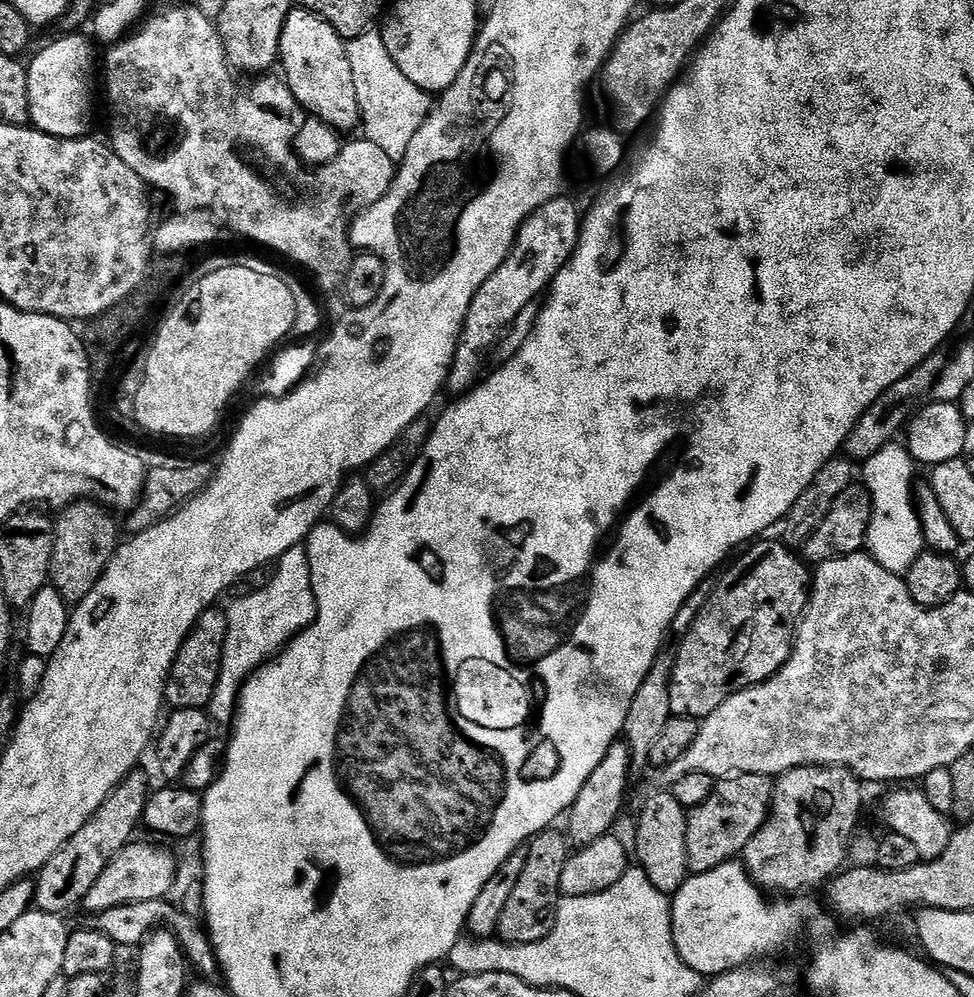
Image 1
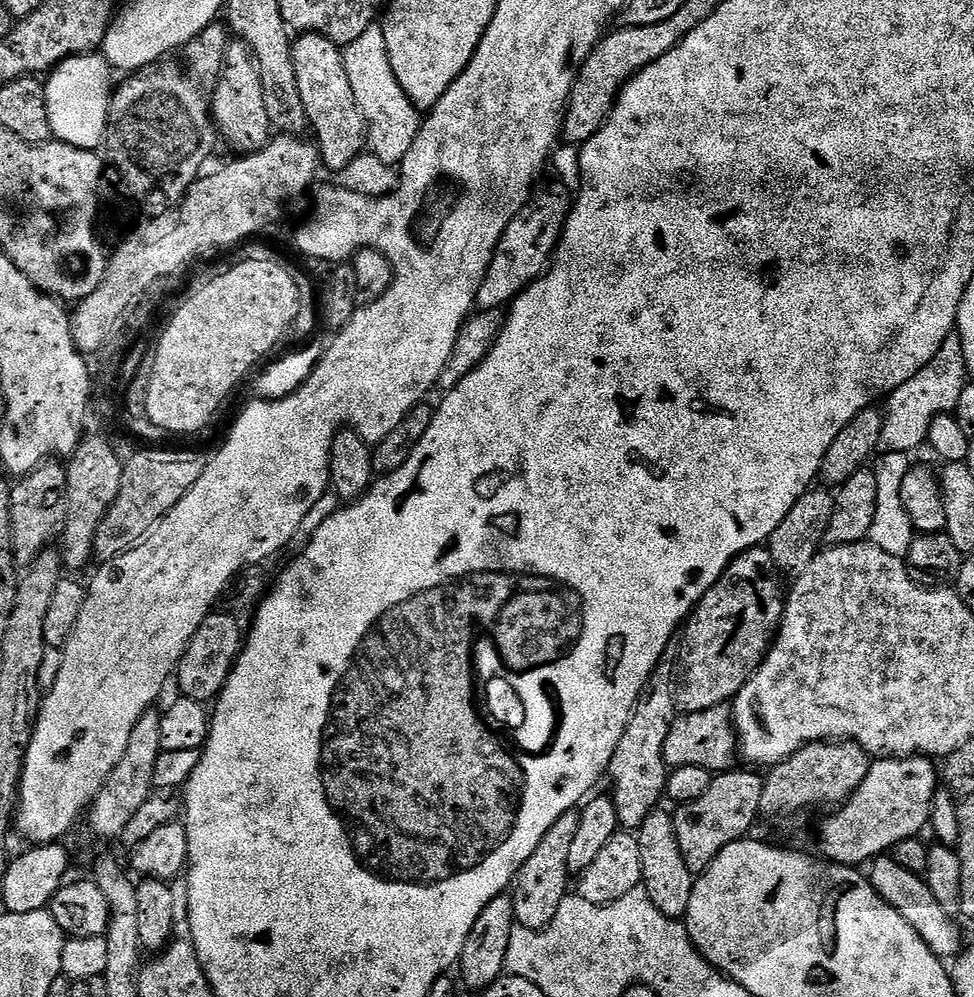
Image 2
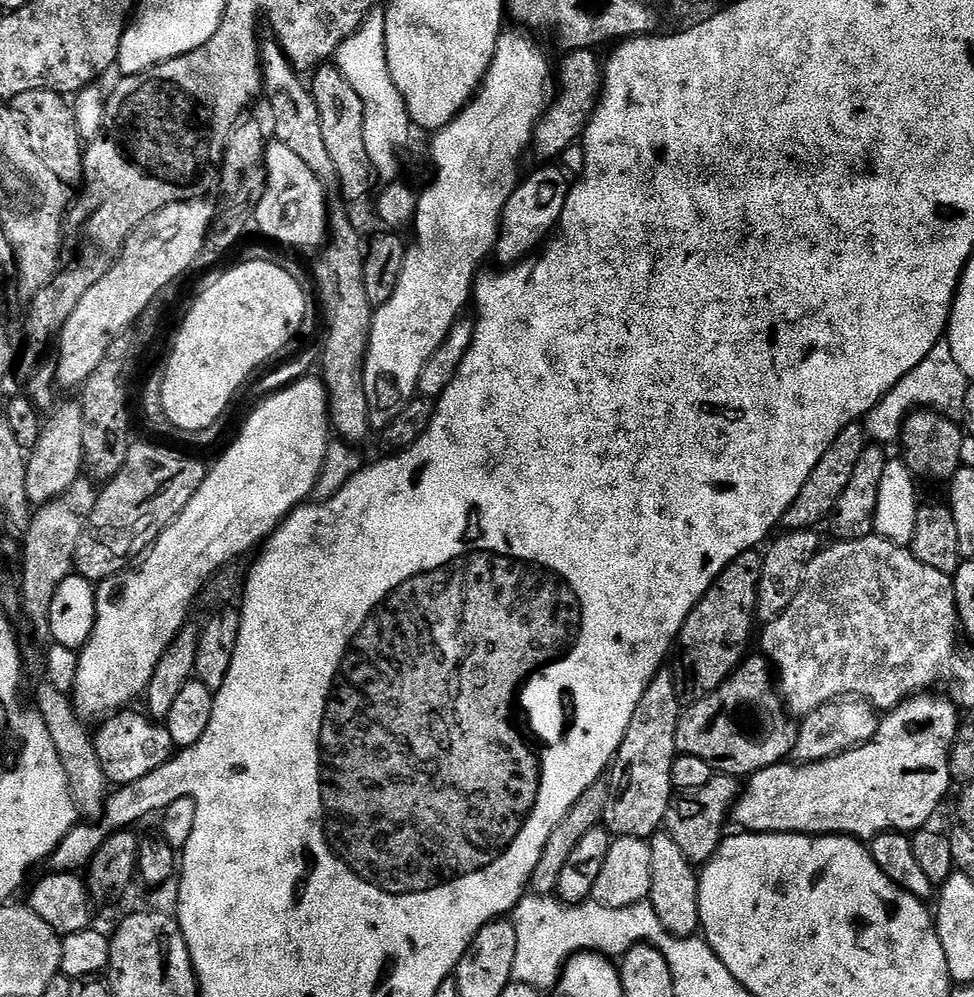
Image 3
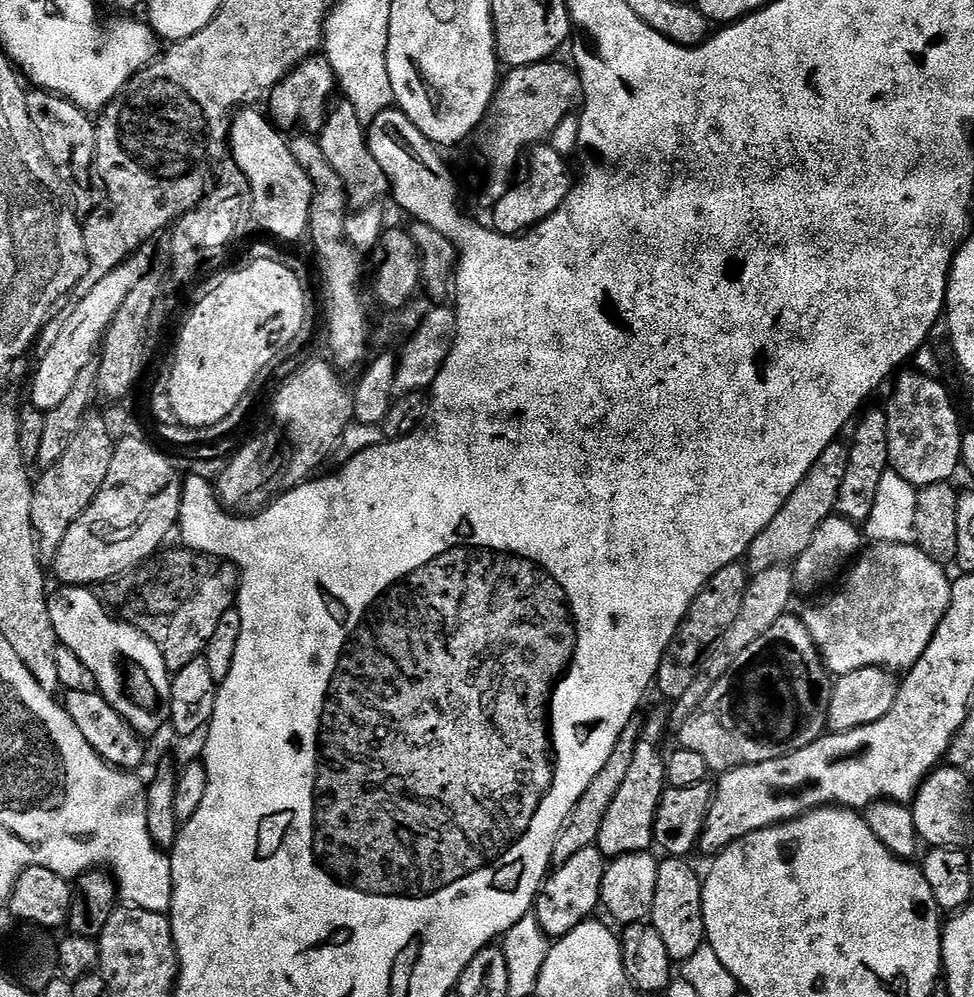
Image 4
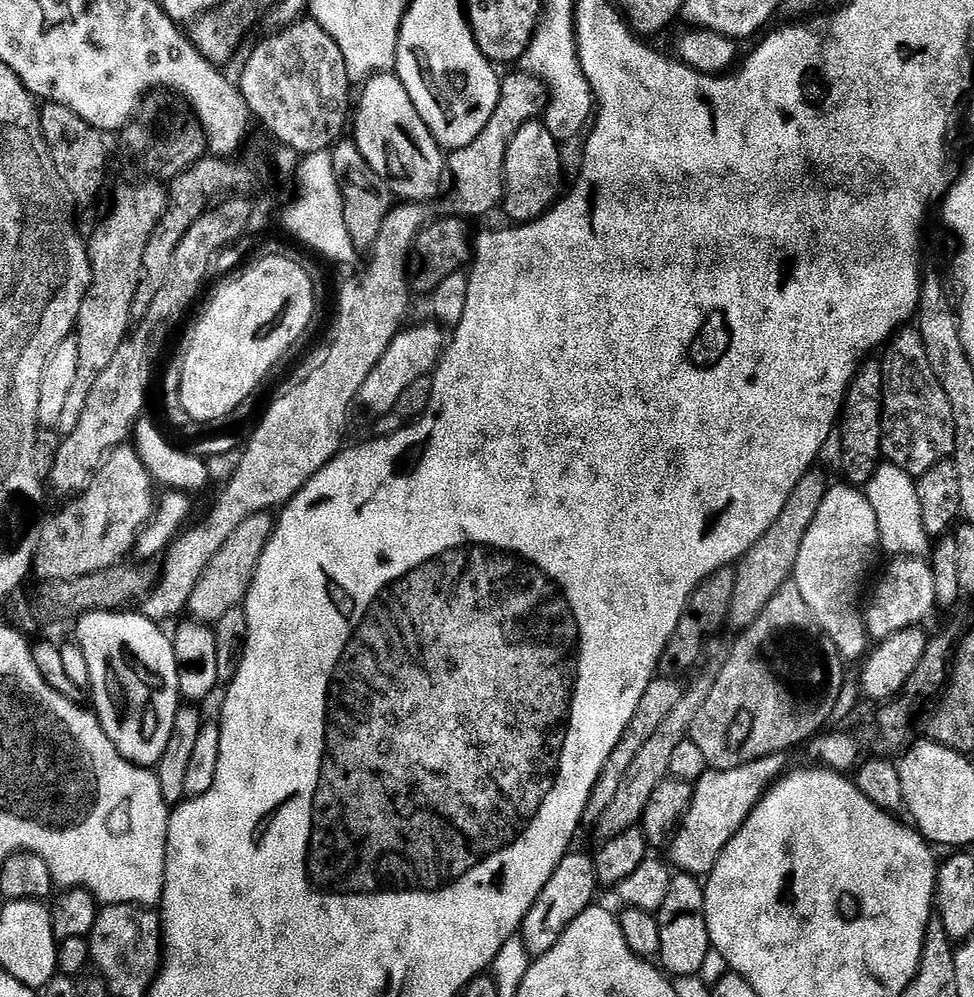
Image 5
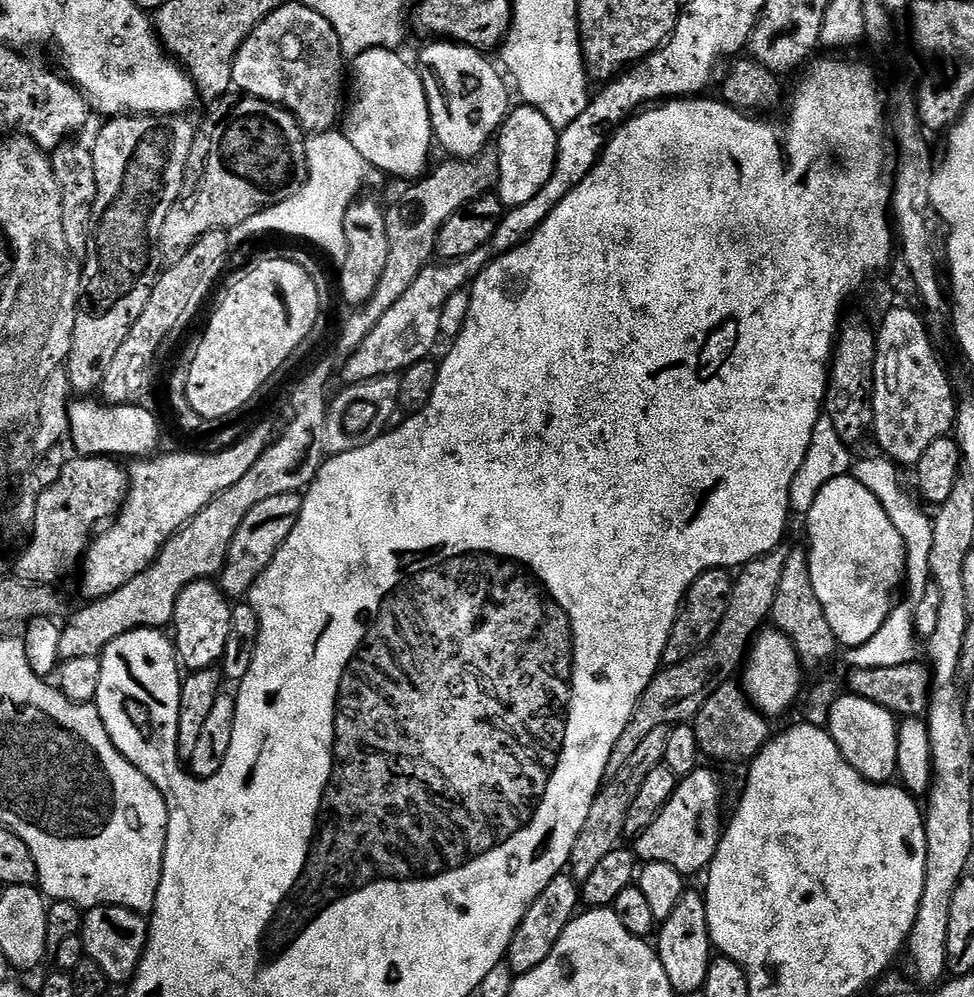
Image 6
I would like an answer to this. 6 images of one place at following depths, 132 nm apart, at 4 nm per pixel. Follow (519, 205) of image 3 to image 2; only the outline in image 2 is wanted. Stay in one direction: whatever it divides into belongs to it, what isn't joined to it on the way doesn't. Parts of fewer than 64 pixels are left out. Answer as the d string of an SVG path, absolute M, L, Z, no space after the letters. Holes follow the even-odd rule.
M559 182L548 184L545 188L537 187L533 191L528 205L513 218L498 242L492 264L484 275L482 286L476 292L474 304L477 309L504 308L511 305L520 293L548 271L560 244L560 235L564 233L568 215L572 213L573 203L573 193Z

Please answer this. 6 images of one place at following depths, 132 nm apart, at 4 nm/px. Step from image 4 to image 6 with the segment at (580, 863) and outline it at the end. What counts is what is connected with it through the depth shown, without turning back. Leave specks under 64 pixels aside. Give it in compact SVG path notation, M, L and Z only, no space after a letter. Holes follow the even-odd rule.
M568 874L555 876L550 882L550 886L546 886L546 890L542 890L542 894L538 894L538 898L534 898L530 910L526 910L508 947L506 963L516 976L534 970L534 966L542 966L542 962L546 962L546 958L550 958L550 950L554 950L554 946L558 946L558 938L562 938L562 930L566 930L566 926L578 914L581 904L581 885Z

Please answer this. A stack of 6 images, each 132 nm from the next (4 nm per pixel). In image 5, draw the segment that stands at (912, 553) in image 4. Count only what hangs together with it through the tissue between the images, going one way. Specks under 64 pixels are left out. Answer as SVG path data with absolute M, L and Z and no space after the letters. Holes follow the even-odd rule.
M902 556L893 559L891 563L892 565L881 574L876 589L874 584L870 599L863 609L864 626L869 637L876 642L886 640L892 634L908 627L923 625L925 623L923 620L938 608L934 594L934 574L927 559L919 556Z

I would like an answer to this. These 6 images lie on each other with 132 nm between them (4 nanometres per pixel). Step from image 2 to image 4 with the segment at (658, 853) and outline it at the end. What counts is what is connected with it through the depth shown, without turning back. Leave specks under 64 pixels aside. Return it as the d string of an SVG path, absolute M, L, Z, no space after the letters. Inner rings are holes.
M664 858L658 866L658 890L654 890L654 906L650 922L666 945L673 962L689 960L706 942L704 934L704 886L701 873L696 873L684 858Z

